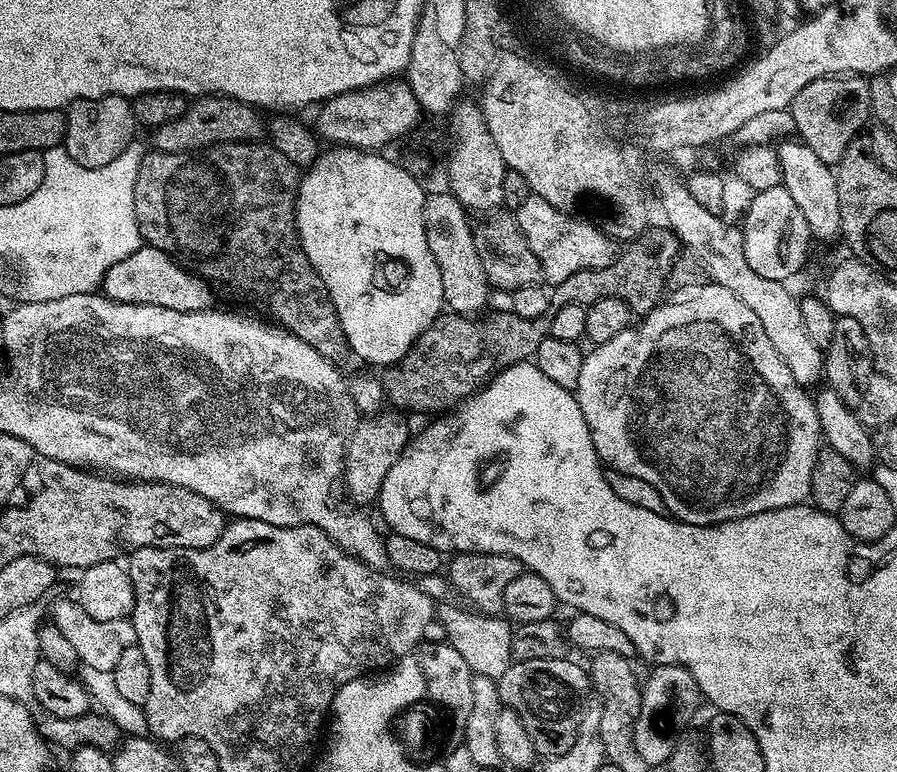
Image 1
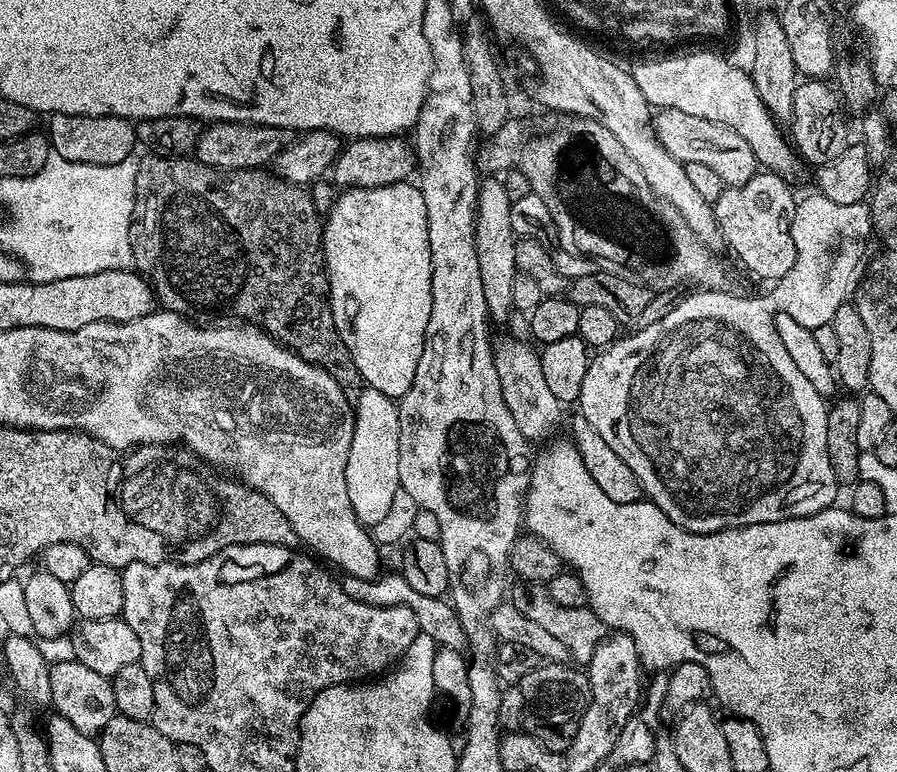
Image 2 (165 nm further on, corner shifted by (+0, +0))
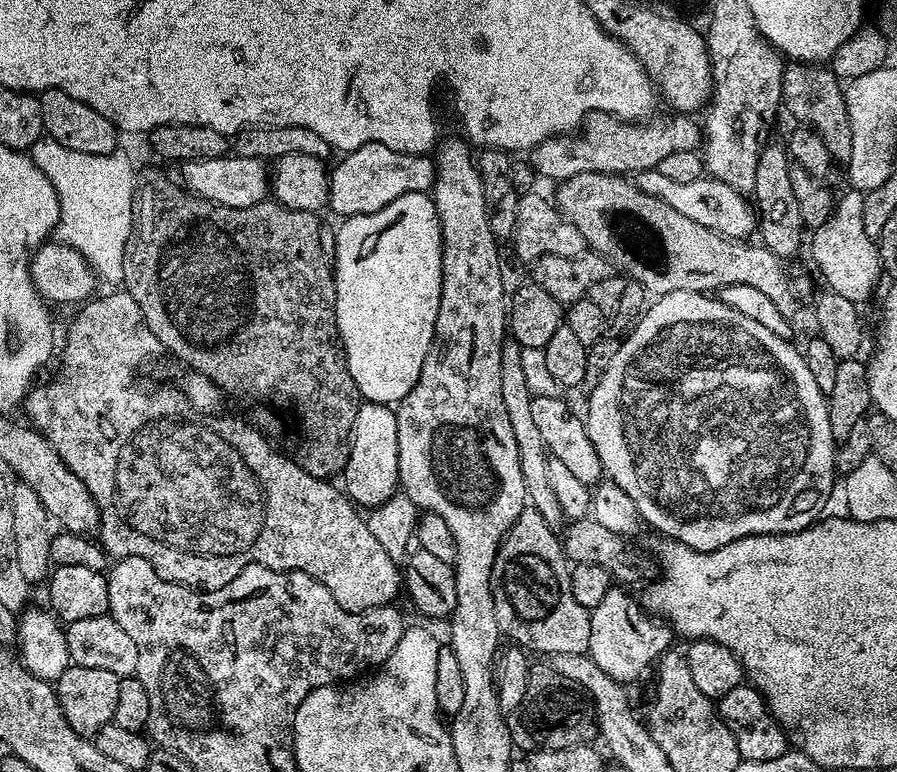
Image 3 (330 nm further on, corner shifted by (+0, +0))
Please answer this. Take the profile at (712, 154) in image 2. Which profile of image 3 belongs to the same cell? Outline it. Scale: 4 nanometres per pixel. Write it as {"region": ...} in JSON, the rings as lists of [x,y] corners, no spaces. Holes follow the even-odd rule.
{"region":[[[597,112],[588,117],[582,125],[579,133],[580,140],[572,141],[572,138],[553,138],[543,140],[531,153],[530,163],[541,177],[549,176],[555,182],[569,180],[578,172],[607,172],[609,174],[632,174],[628,172],[644,172],[647,168],[655,169],[666,158],[666,154],[675,152],[694,152],[702,144],[702,128],[695,119],[684,114],[672,114],[669,120],[656,120],[644,122],[637,126],[632,122],[621,122],[607,112]]]}

